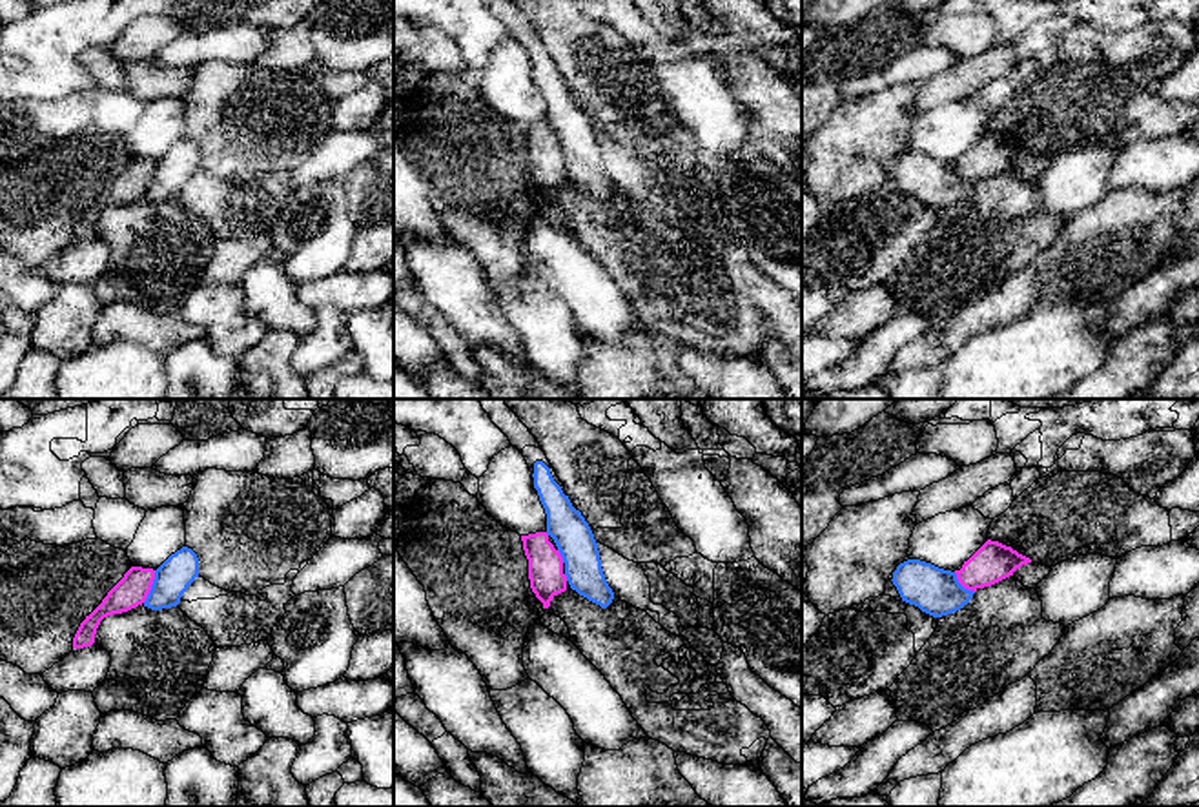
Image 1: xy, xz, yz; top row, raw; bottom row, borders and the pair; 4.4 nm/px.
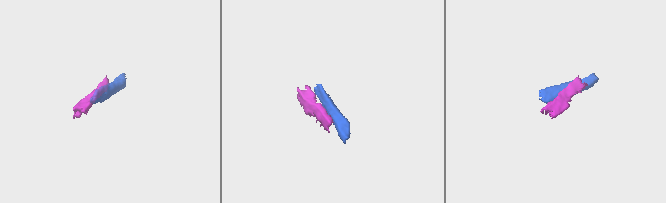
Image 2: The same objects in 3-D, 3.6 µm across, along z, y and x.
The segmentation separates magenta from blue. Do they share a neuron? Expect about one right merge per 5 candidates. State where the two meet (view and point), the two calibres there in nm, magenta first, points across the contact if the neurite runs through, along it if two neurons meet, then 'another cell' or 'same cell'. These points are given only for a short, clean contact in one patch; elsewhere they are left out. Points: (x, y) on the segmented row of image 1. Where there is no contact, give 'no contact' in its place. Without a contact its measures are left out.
contact xy (150, 587); calibres 140 and 160 nm; border xy (155, 571), (152, 589), (143, 602); another cell

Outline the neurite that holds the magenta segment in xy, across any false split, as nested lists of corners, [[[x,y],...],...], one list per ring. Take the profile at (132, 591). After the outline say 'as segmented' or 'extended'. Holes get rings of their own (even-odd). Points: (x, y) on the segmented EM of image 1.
[[[131,567],[124,577],[108,592],[102,603],[80,623],[73,649],[91,647],[100,621],[113,614],[128,612],[142,605],[155,579],[153,568]]] | as segmented

